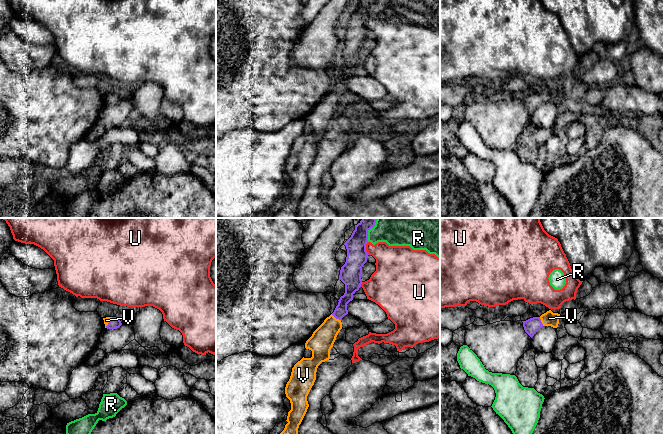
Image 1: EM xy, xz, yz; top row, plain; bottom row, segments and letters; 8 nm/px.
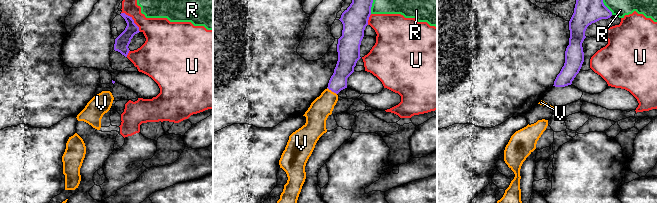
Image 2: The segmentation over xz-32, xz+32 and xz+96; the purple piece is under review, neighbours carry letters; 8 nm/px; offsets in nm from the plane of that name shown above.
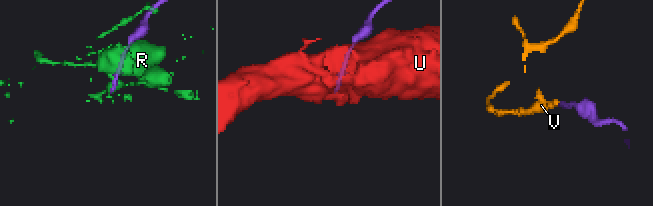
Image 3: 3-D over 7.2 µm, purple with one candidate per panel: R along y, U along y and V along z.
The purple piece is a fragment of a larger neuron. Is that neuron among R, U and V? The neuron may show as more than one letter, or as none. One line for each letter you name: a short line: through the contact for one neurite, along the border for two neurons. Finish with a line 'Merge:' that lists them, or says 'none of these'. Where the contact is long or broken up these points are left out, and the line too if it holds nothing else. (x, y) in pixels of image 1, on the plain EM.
V: line xz (340, 87), (336, 94), (320, 119)
Merge: V

